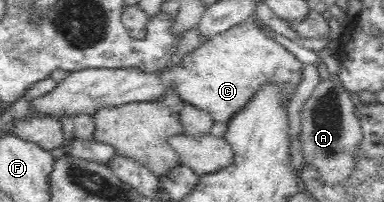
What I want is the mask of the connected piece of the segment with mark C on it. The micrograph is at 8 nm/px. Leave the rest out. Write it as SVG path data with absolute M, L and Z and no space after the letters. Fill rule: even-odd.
M254 20L235 24L223 33L208 37L180 63L160 72L144 72L136 68L87 68L71 72L52 92L32 98L32 113L52 115L61 119L64 114L93 114L104 107L126 103L157 101L166 90L175 88L184 103L211 114L213 121L226 124L238 111L247 106L260 87L276 83L280 87L281 104L286 107L296 86L302 80L303 64L290 51L266 36Z

